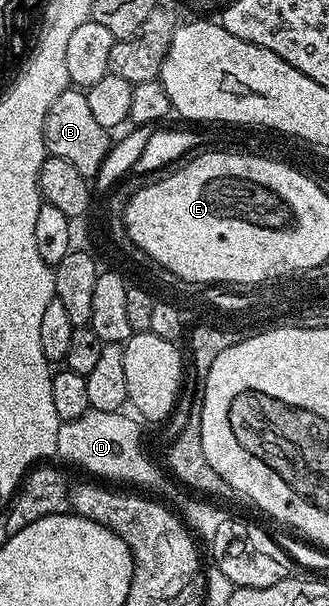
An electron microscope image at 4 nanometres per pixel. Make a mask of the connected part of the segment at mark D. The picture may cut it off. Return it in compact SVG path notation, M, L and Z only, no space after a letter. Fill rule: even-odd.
M91 410L80 418L59 423L58 437L56 438L57 455L59 457L63 456L66 460L71 460L76 467L83 468L84 471L91 472L94 478L101 478L106 482L123 480L126 483L123 485L126 486L134 486L130 484L156 483L158 480L158 468L150 461L149 454L142 449L142 432L138 429L139 421L133 415L130 415L131 417L126 415L125 411L96 412Z

